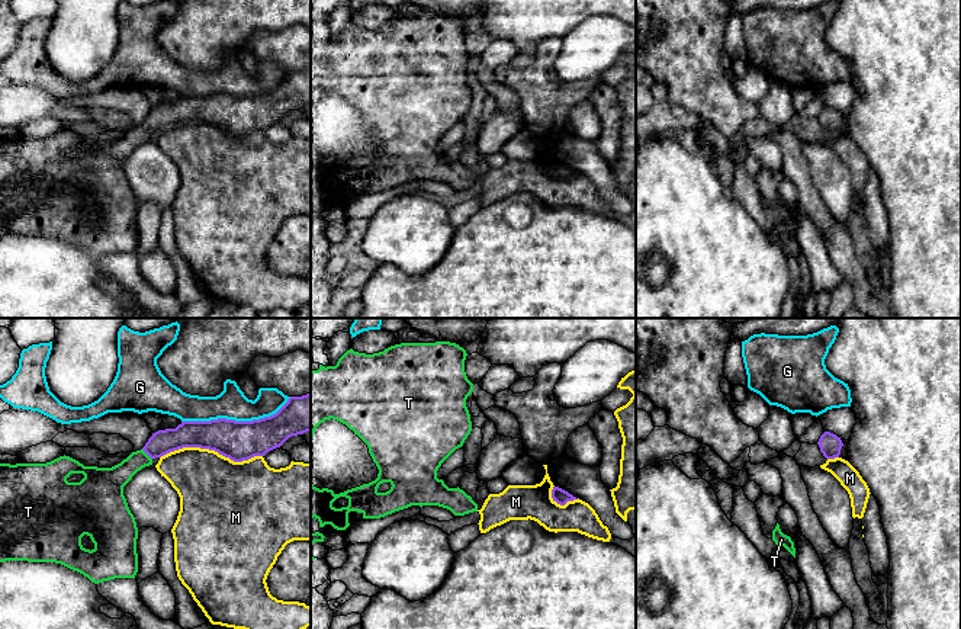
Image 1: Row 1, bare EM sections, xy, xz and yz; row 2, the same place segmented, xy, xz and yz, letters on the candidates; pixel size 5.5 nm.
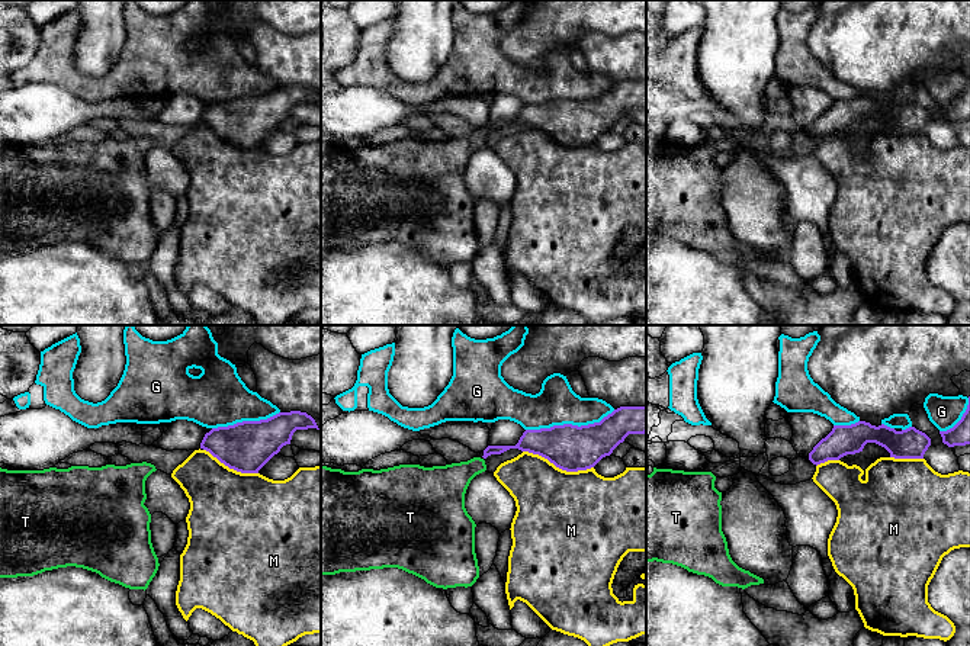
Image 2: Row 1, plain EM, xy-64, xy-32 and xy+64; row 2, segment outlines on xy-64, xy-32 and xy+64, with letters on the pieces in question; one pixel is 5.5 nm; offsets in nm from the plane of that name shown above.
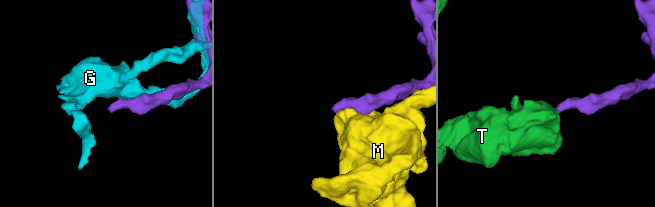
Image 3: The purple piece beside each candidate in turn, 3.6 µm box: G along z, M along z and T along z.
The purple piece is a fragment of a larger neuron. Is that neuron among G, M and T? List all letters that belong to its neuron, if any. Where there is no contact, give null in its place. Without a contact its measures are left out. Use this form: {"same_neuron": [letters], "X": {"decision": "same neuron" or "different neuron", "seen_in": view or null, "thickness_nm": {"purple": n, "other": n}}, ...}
{"same_neuron": ["T"], "G": {"decision": "different neuron", "seen_in": "xy", "thickness_nm": {"purple": 220, "other": 170}}, "M": {"decision": "different neuron", "seen_in": "xy", "thickness_nm": {"purple": 220, "other": 400}}, "T": {"decision": "same neuron", "seen_in": "xy", "thickness_nm": {"purple": 140, "other": 140}}}

